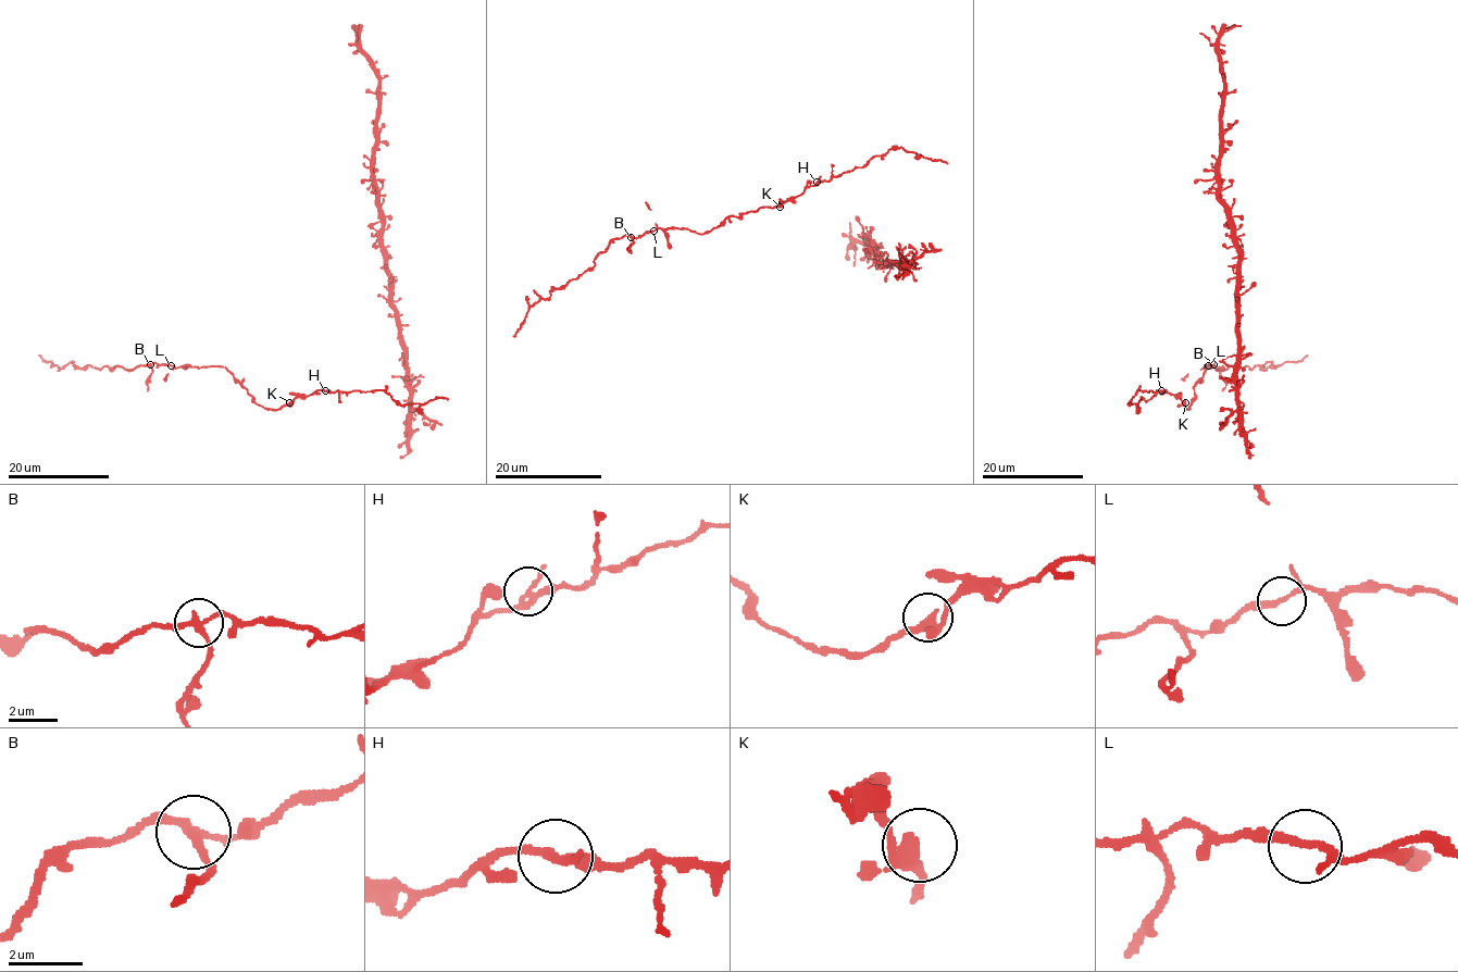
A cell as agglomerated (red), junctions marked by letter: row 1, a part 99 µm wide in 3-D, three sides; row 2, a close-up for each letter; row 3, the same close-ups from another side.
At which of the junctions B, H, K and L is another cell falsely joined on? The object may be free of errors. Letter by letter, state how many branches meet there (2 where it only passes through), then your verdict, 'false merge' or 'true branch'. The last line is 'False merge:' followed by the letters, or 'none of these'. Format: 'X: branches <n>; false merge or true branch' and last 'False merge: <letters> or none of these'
B: branches 3; false merge
H: branches 3; true branch
K: branches 3; true branch
L: branches 3; true branch
False merge: B

